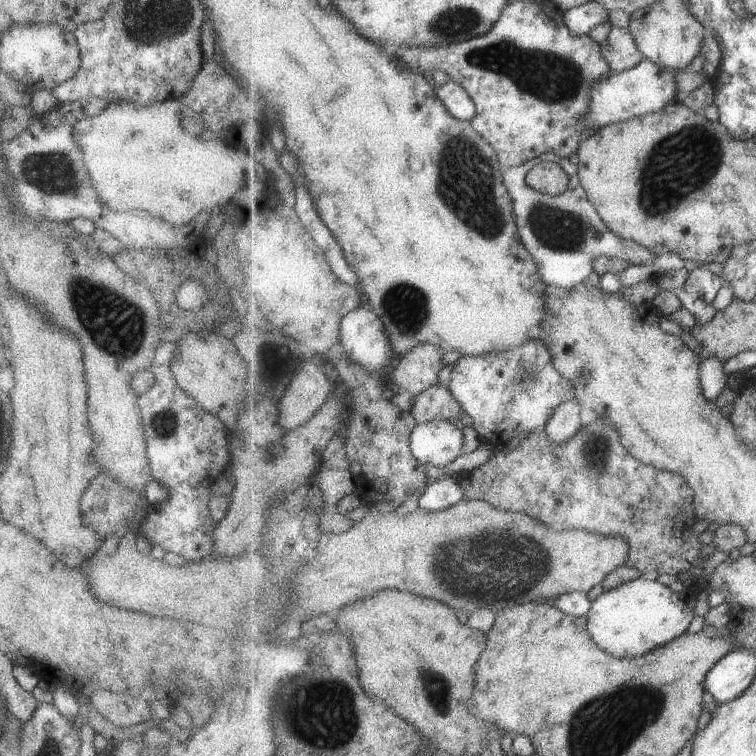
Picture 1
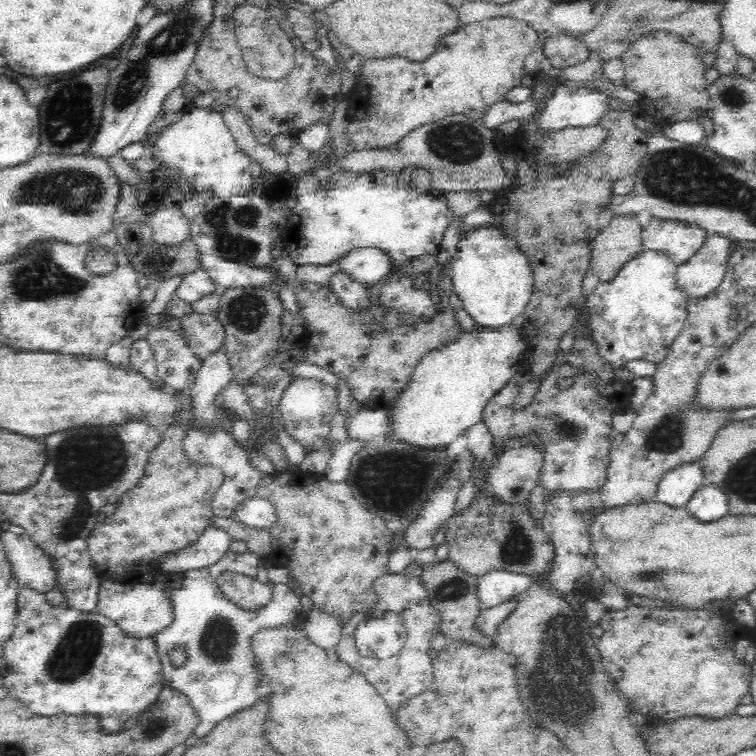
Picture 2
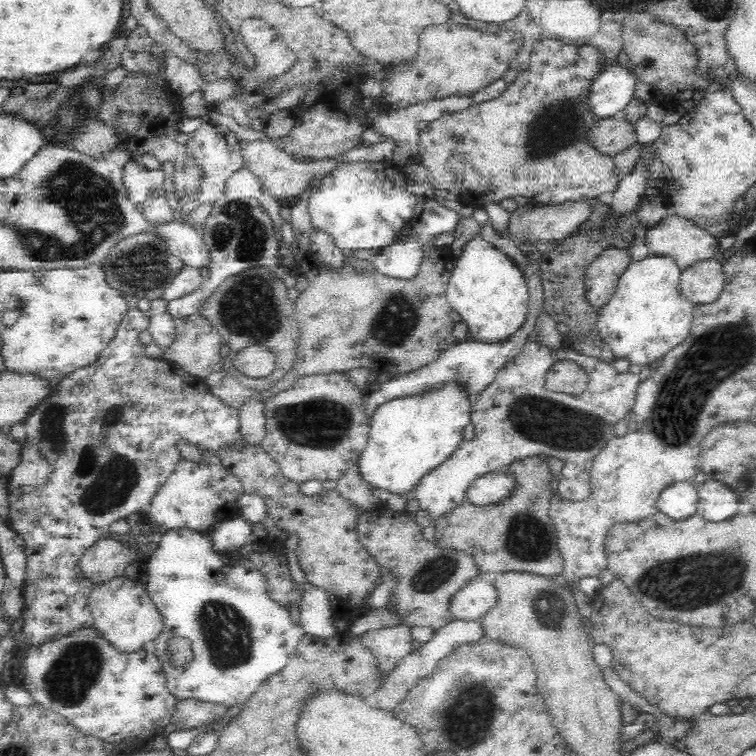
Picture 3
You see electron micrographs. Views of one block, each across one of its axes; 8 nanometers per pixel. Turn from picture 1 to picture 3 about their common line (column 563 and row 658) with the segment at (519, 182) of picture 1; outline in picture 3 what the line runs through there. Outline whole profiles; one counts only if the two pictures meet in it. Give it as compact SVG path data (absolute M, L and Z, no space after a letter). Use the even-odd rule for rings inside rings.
M188 528L170 529L160 538L160 544L149 556L147 565L142 578L149 597L163 616L162 632L153 640L155 655L166 677L166 689L174 698L198 699L232 708L234 704L247 701L266 678L282 670L300 644L304 631L292 620L287 608L268 596L266 576L254 562L239 561L235 556L214 552L209 536ZM172 636L190 639L193 659L185 669L176 669L168 661L166 644Z

